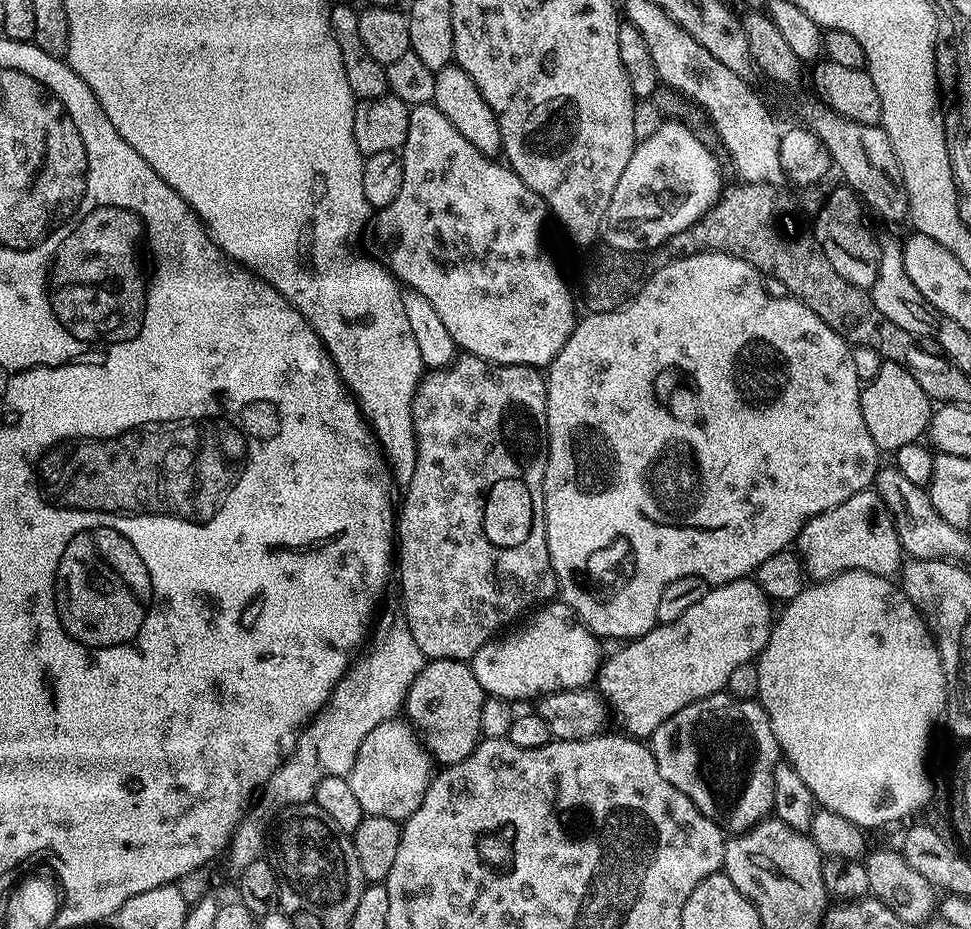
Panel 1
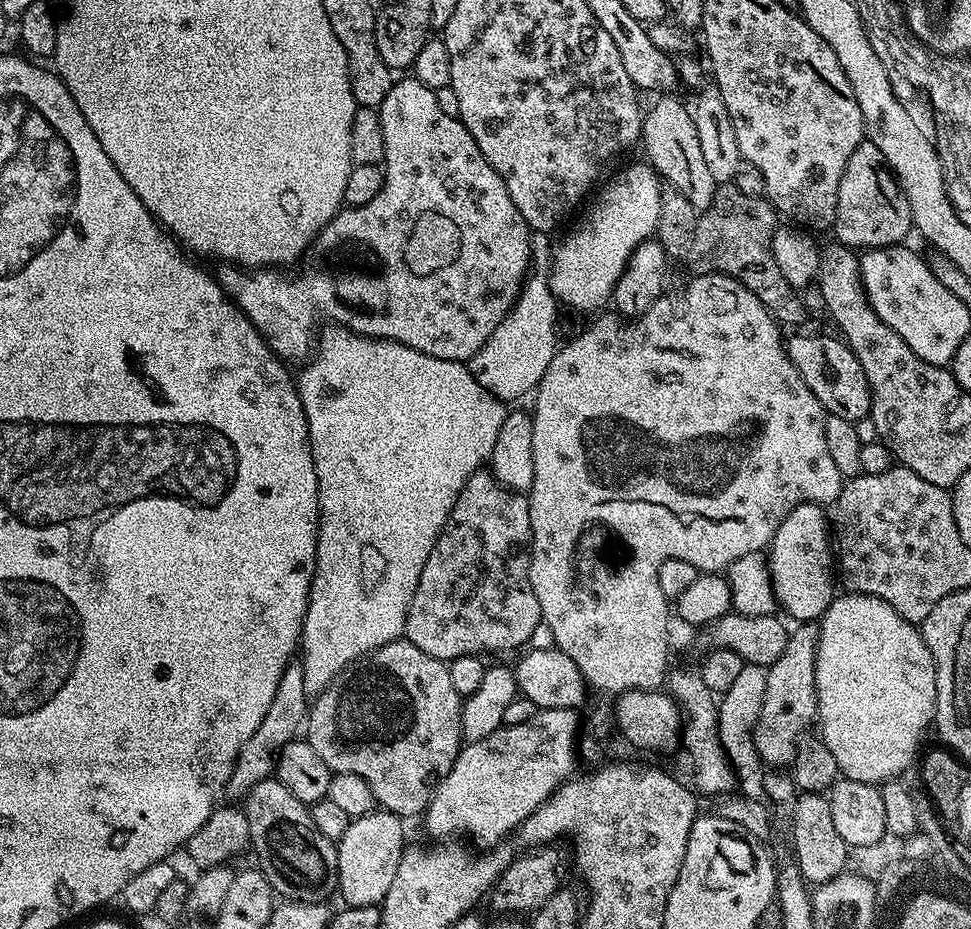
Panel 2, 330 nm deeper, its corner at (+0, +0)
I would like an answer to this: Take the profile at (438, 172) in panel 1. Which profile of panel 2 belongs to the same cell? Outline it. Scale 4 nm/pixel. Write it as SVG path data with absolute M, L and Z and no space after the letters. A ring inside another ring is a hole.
M407 78L408 80L397 79L393 83L390 94L386 94L386 98L378 109L380 114L380 121L382 122L382 138L386 142L386 154L384 155L384 163L382 165L384 170L384 185L382 190L376 197L370 198L370 202L366 202L366 206L358 206L357 208L345 207L343 210L337 212L335 218L329 222L327 226L321 232L316 235L315 240L312 241L308 251L304 253L302 259L299 261L298 269L300 272L292 273L292 270L275 270L272 268L257 269L257 270L241 270L236 266L224 266L218 275L218 283L221 288L224 289L225 293L234 301L237 308L247 316L248 320L254 325L261 336L264 337L265 344L285 362L291 362L291 360L300 360L304 362L309 359L310 351L312 348L312 326L316 322L316 316L321 316L322 319L328 320L324 322L331 322L336 326L343 326L351 330L351 332L357 332L359 336L367 336L373 340L393 340L399 344L405 344L410 346L414 350L419 352L425 352L430 354L434 358L442 358L443 360L459 360L461 362L467 362L471 360L473 354L478 351L481 346L484 345L488 339L494 334L494 330L498 326L498 322L502 322L502 318L506 318L506 314L516 305L516 299L520 297L520 290L524 287L525 279L530 271L530 229L526 221L522 218L522 214L518 210L518 206L514 206L514 202L510 198L510 194L506 190L506 182L502 182L502 178L494 170L494 166L490 166L490 162L486 162L486 158L482 154L482 150L478 150L478 146L474 142L474 138L466 130L466 126L454 117L451 117L438 106L438 98L435 97L433 89L422 86L422 82L418 82L415 78Z

